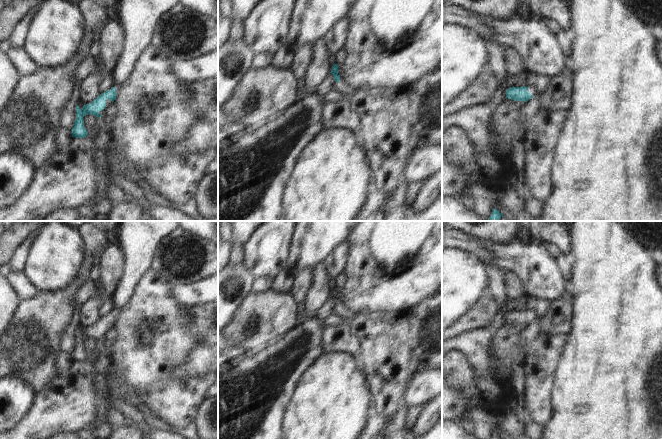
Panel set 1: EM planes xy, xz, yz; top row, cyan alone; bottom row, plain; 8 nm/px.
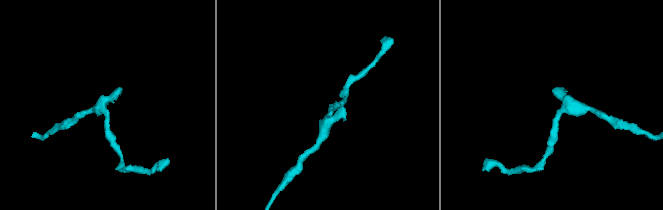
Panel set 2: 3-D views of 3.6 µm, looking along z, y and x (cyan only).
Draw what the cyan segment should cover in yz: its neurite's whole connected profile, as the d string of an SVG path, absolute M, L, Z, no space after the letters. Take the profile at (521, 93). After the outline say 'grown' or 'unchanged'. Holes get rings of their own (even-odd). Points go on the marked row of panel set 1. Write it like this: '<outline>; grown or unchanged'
M535 85L510 87L506 90L506 97L508 99L519 101L525 105L536 94Z; grown

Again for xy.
M115 84L106 92L99 94L91 103L84 105L81 109L76 105L75 120L71 129L72 137L84 138L88 135L88 132L83 125L83 117L88 114L98 118L101 117L105 109L114 102L121 86L122 84Z; grown

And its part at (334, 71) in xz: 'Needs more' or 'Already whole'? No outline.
Needs more

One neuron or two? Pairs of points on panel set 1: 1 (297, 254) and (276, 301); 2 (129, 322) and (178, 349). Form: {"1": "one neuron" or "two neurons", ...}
{"1": "two neurons", "2": "one neuron"}

